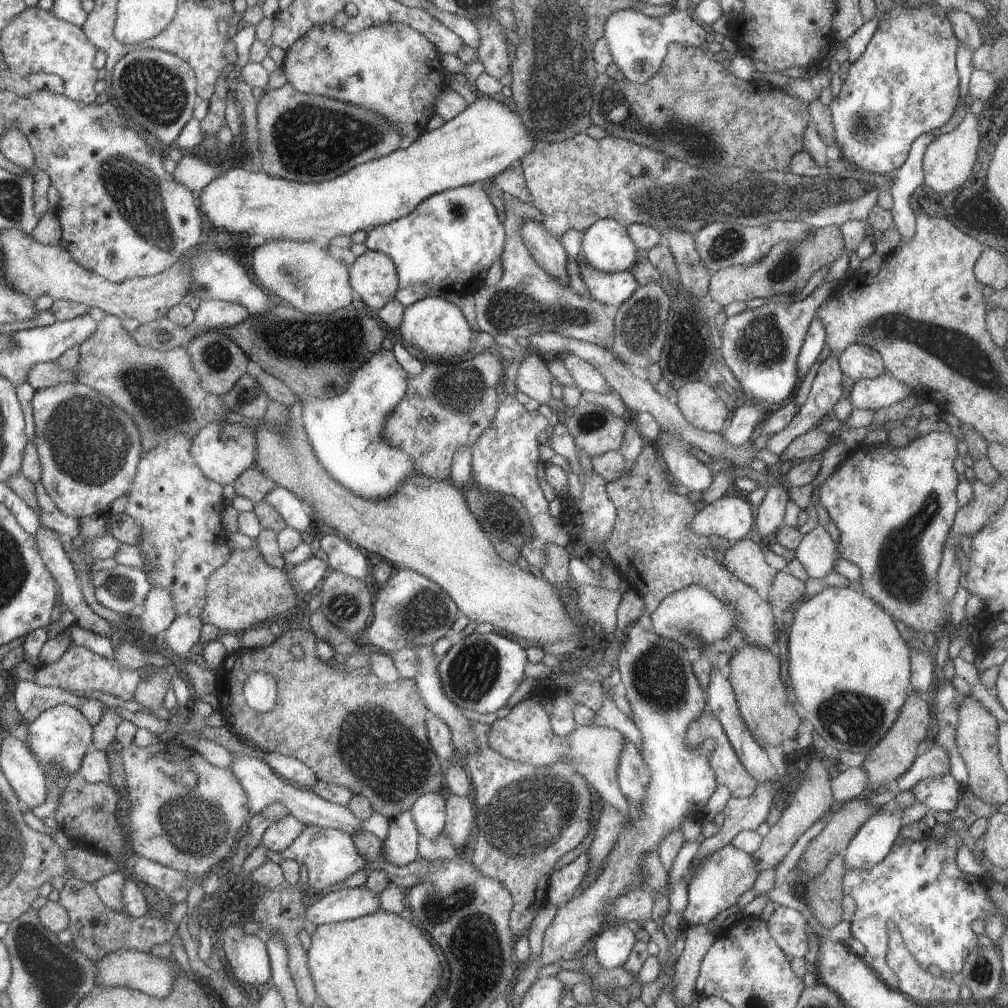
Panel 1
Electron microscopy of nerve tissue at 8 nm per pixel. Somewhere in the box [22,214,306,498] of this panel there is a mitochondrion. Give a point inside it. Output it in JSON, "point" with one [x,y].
{"point":[87,440]}

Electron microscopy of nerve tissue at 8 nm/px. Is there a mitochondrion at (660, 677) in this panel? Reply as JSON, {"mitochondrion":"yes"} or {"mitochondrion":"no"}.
{"mitochondrion":"yes"}

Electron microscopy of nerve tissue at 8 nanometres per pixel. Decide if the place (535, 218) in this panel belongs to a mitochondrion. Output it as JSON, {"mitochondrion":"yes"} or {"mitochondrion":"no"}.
{"mitochondrion":"no"}

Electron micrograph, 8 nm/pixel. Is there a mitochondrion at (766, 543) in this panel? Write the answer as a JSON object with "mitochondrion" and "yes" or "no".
{"mitochondrion":"no"}

